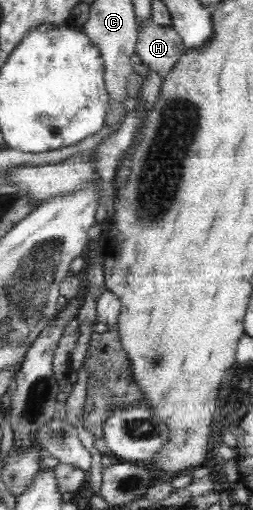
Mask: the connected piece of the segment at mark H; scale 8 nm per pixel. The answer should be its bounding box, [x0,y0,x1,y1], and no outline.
[135,22,187,78]

